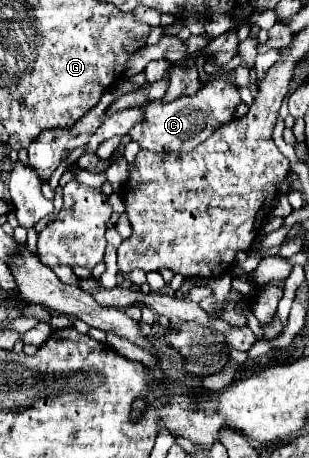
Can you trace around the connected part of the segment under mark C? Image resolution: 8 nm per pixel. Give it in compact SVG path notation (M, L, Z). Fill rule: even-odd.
M208 79L204 87L188 97L178 97L170 103L148 101L144 105L144 121L136 123L130 129L130 137L140 143L140 149L154 153L170 153L170 151L192 151L202 141L206 141L218 127L230 123L234 119L236 107L240 105L238 87L224 79Z

